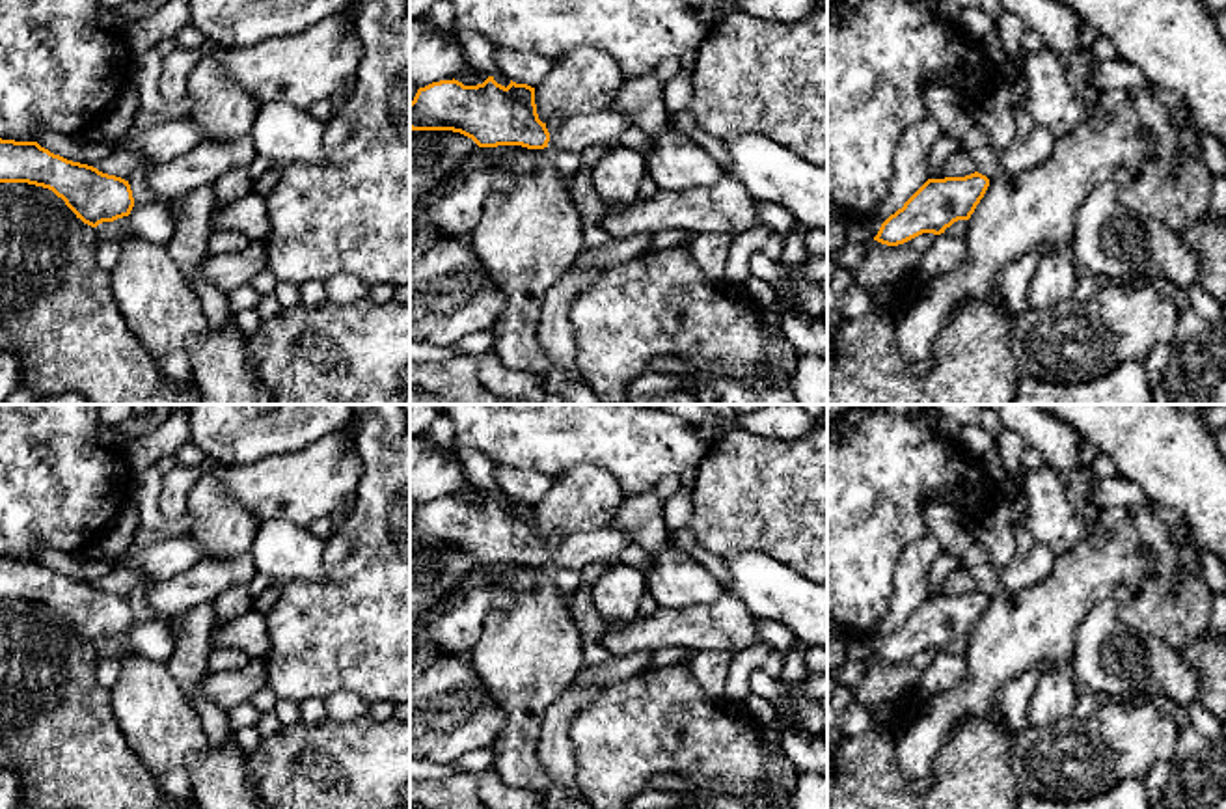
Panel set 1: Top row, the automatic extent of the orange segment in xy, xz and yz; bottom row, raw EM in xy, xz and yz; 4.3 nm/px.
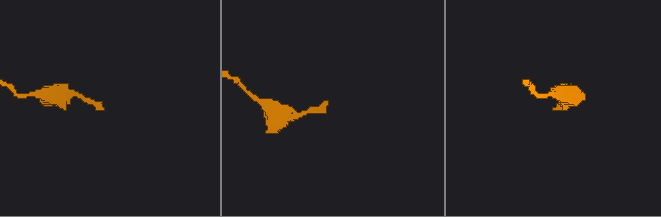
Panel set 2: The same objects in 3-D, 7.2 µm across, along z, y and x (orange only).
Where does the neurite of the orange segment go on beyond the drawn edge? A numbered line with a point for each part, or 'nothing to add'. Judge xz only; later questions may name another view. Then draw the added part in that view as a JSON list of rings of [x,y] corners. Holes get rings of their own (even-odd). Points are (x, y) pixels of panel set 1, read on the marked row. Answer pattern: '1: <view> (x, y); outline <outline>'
1: xz (578, 133); outline [[[613,110],[581,114],[565,119],[563,127],[550,134],[548,145],[581,153],[589,145],[620,142],[620,136],[632,127],[633,121],[628,114]]]

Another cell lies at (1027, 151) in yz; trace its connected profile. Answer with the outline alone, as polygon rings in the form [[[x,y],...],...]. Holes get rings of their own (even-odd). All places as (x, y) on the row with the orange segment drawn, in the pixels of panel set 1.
[[[1036,125],[1028,136],[1015,138],[999,157],[1004,171],[1023,173],[1034,166],[1043,164],[1055,149],[1056,136]]]

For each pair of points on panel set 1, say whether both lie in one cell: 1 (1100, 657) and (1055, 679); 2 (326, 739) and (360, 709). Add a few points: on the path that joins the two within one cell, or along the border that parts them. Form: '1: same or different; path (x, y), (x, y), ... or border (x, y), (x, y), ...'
1: different; border (1068, 660), (1081, 686)
2: different; border (367, 714), (345, 722), (328, 718)

